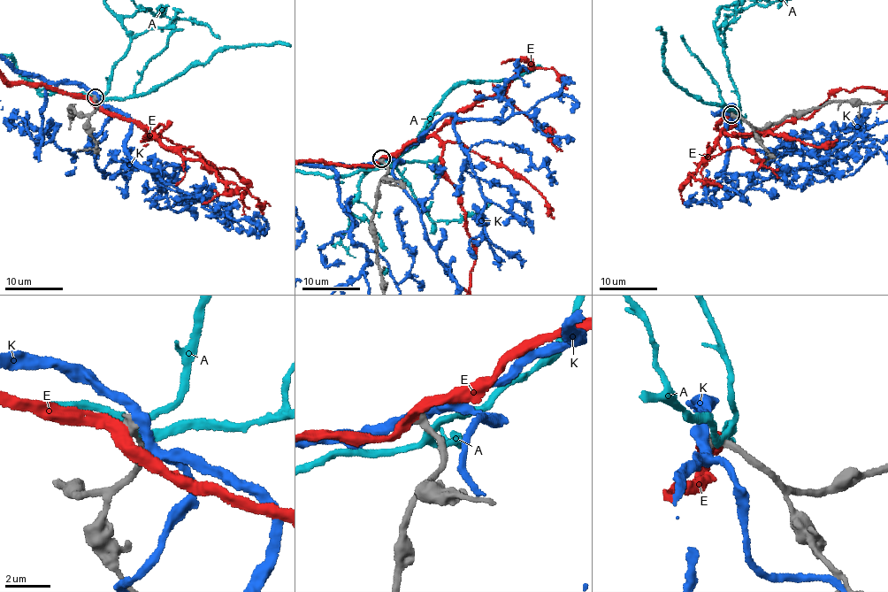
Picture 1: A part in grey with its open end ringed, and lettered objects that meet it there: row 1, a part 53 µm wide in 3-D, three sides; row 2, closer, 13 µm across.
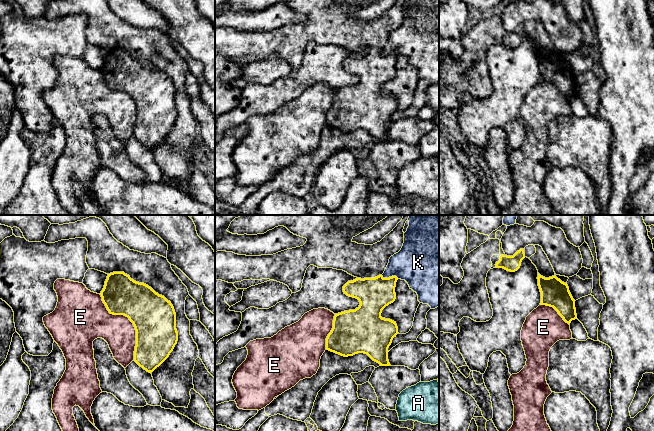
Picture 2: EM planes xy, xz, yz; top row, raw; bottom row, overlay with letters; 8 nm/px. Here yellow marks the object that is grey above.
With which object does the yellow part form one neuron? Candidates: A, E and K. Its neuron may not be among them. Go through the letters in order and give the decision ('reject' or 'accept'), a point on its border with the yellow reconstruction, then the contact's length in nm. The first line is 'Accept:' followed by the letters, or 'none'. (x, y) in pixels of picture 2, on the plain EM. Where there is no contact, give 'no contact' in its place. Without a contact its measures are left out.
Accept: none
A: reject; no contact
E: reject; contact xy (129, 95); length 600 nm
K: reject; contact xz (390, 53); length 150 nm

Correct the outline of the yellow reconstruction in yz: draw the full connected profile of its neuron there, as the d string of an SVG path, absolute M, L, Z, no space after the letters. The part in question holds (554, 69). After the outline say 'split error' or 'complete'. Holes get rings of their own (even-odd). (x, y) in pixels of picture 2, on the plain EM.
M538 49L537 55L541 68L540 81L553 83L568 100L577 95L575 76L567 59L562 58L555 51L545 54Z; complete

